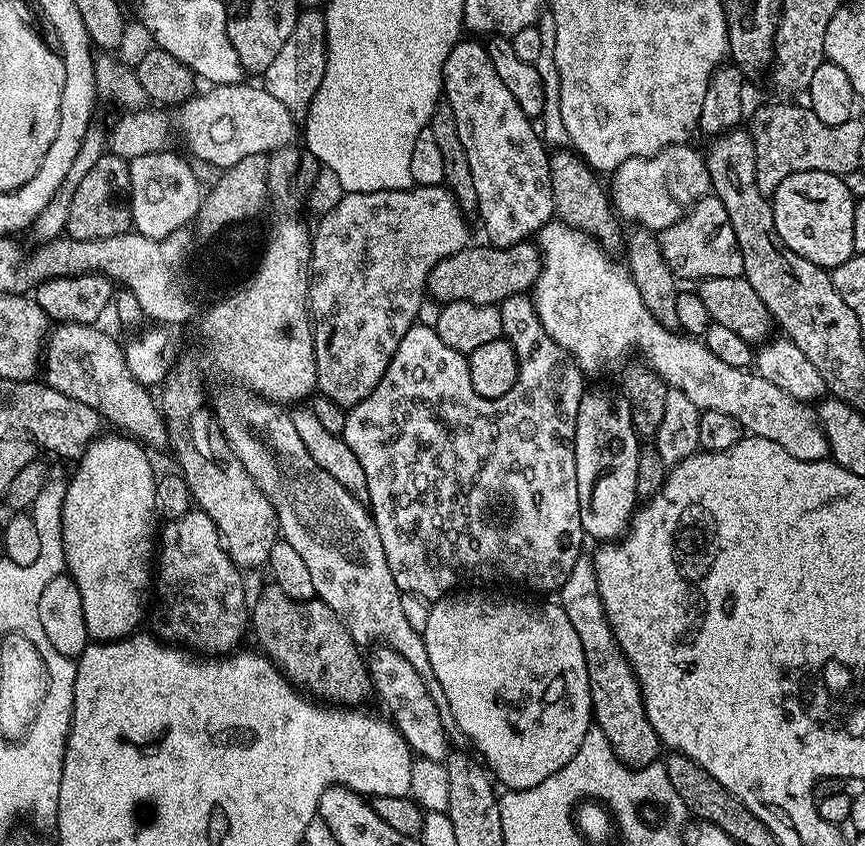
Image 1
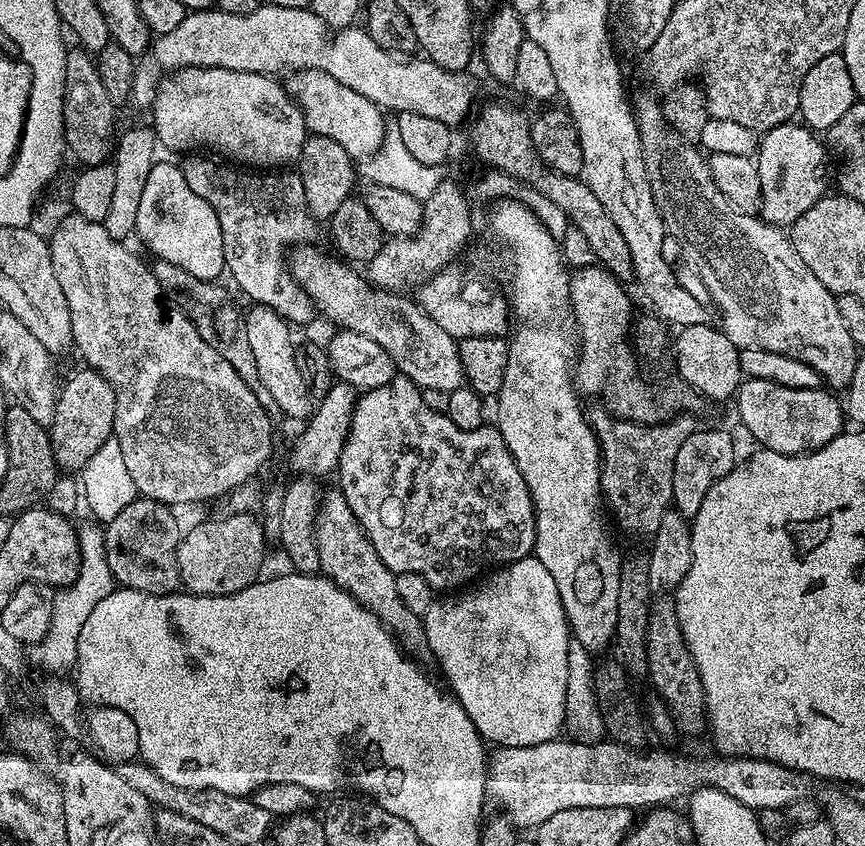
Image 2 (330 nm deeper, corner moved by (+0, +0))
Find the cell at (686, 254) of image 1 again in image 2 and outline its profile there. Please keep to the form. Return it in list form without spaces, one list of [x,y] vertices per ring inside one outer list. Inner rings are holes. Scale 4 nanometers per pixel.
[[[789,122],[786,124],[779,124],[774,126],[768,132],[763,133],[758,140],[758,151],[755,153],[754,159],[758,166],[758,182],[762,182],[762,198],[760,199],[760,211],[758,213],[760,219],[765,220],[768,224],[773,224],[776,228],[783,228],[785,230],[791,229],[794,222],[798,222],[798,218],[802,218],[802,214],[806,214],[806,210],[810,210],[810,206],[814,206],[814,202],[818,202],[826,195],[826,188],[824,188],[824,148],[825,145],[819,144],[817,137],[803,123]]]

